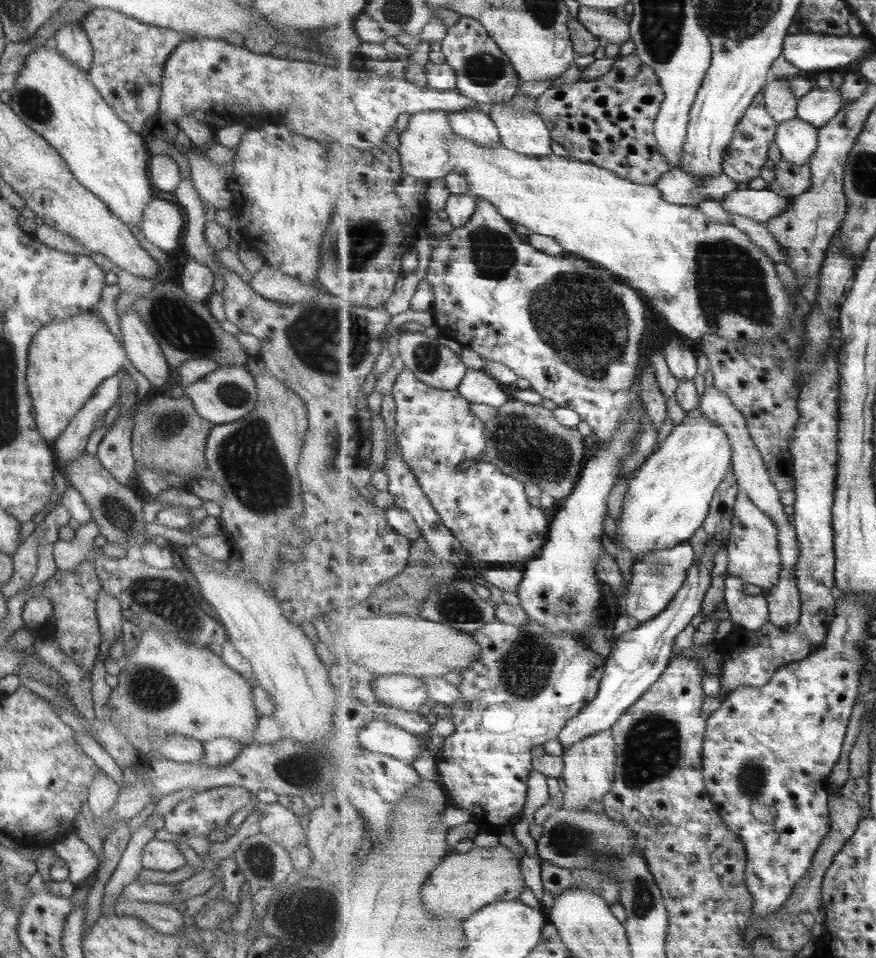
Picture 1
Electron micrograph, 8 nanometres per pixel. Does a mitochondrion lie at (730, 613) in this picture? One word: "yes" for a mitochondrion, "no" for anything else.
no

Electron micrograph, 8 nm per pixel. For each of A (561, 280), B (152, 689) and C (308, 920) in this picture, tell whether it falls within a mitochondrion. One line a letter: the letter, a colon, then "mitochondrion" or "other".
A: other
B: mitochondrion
C: mitochondrion

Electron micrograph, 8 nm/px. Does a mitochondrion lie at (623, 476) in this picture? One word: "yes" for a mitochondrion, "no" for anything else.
no

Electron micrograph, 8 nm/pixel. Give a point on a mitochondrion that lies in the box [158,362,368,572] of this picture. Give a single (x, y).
(251, 465)

